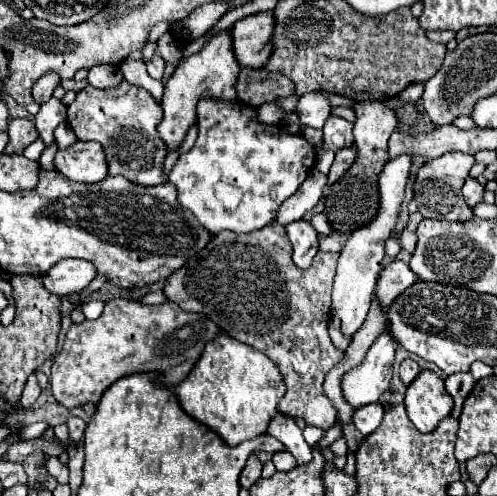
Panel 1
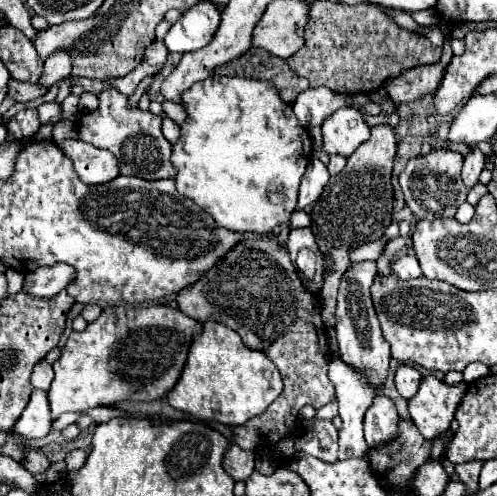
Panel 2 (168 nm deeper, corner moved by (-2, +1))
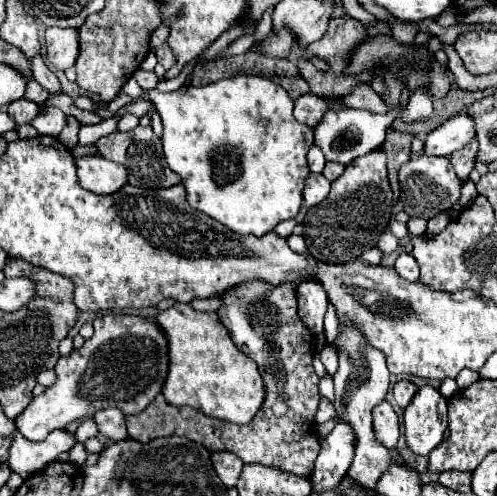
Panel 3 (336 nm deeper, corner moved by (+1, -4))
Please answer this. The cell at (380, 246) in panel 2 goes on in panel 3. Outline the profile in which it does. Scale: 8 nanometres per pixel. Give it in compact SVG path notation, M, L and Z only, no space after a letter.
M386 231L382 237L380 237L380 241L378 241L378 249L382 251L382 253L394 253L396 249L398 249L398 245L400 245L400 239L396 239L390 231Z

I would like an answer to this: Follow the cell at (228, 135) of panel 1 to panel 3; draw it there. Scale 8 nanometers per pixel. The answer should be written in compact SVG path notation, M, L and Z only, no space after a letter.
M132 76L122 90L129 96L144 97L156 105L164 123L164 159L168 167L180 175L186 199L194 209L240 235L252 233L256 237L272 231L280 221L296 217L302 205L304 179L310 173L306 153L314 143L314 135L310 127L292 117L294 101L280 85L264 77L230 77L204 87L182 85L176 91L160 93L156 89L142 89Z

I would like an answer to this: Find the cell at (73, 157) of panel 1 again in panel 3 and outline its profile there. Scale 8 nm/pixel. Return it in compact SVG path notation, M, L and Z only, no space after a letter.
M100 155L76 157L76 169L78 183L98 195L116 193L126 183L126 169L120 167L120 163L116 165Z

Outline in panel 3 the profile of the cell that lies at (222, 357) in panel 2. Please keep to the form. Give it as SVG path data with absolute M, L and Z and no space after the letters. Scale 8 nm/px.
M176 303L158 313L156 323L164 327L170 343L170 371L162 395L174 407L188 405L208 417L248 425L264 405L264 379L256 363L236 349L228 331L214 319L214 313L194 311L186 303Z

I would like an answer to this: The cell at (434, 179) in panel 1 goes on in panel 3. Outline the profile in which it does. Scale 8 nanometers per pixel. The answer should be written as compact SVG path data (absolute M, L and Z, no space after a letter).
M420 155L404 163L400 167L400 189L402 189L400 201L404 203L404 211L410 217L420 217L426 221L444 211L450 211L460 199L460 179L456 177L448 157Z

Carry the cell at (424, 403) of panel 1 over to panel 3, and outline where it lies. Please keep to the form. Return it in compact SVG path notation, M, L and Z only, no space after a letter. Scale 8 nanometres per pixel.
M424 385L414 395L414 401L404 409L406 443L418 455L428 455L440 445L446 431L448 399L430 385Z

